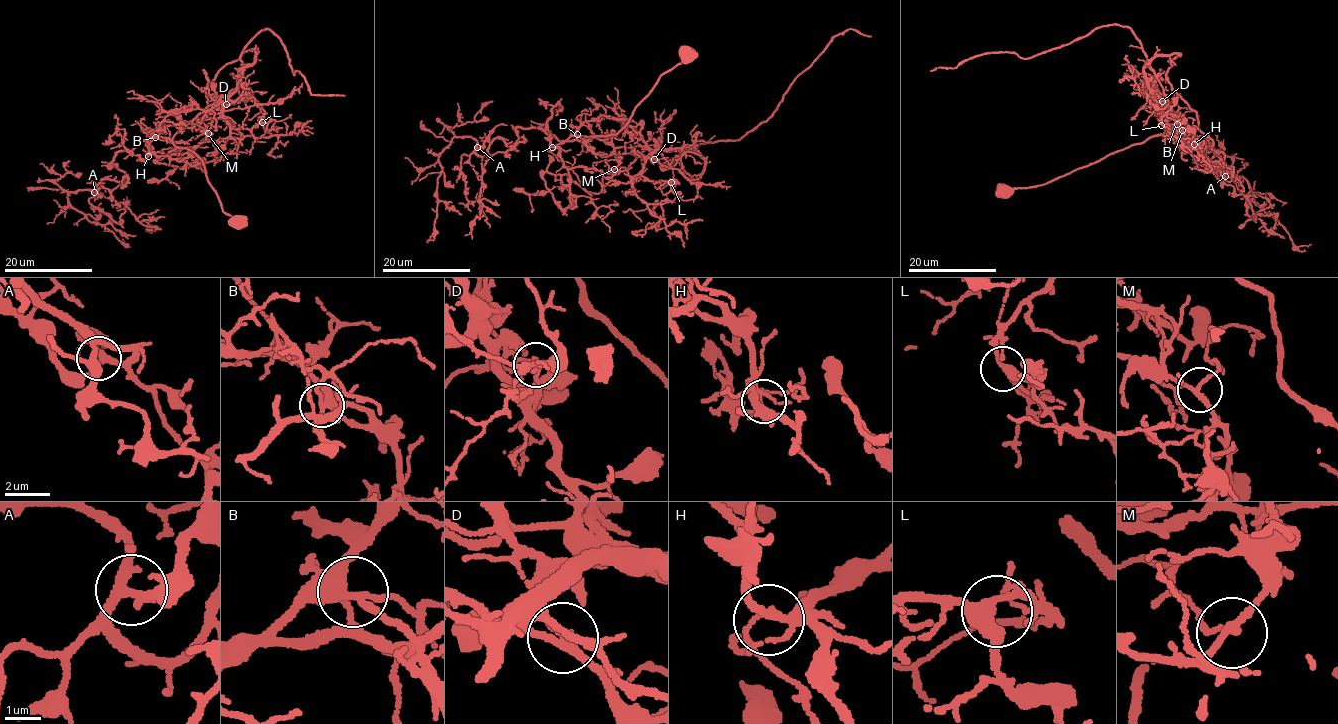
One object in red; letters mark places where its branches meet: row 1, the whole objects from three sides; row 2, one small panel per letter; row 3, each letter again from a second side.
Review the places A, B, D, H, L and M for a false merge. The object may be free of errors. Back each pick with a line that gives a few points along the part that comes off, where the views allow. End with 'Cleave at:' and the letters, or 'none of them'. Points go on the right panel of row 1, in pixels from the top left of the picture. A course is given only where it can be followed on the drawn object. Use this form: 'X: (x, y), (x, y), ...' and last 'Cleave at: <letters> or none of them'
D: (1162, 101), (1144, 68), (1157, 56), (1178, 53), (1168, 61), (1172, 89), (1196, 113), (1241, 189)
Cleave at: D

